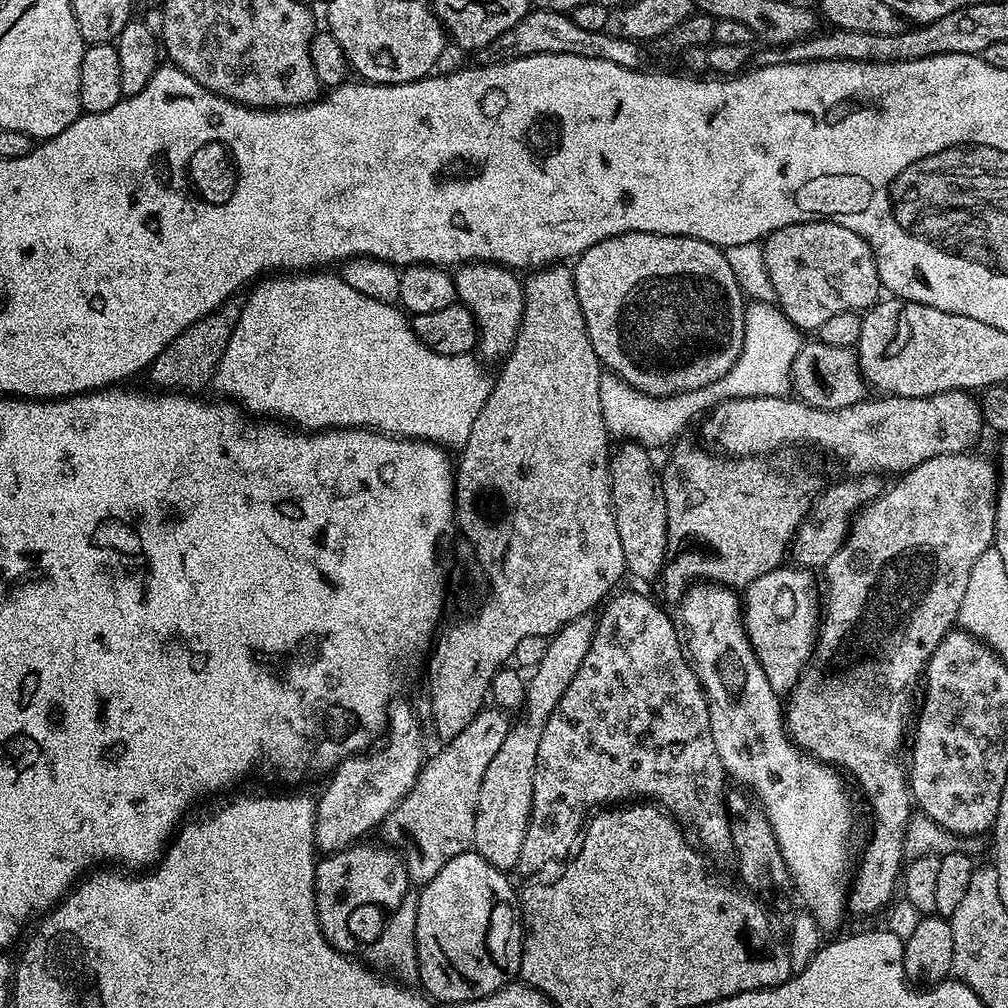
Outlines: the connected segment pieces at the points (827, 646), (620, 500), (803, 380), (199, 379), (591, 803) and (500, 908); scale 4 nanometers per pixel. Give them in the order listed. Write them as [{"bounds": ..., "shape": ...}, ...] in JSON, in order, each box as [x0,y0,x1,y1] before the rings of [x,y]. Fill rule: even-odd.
[{"bounds":[786,452,998,916],"shape":[[[951,452],[922,462],[903,473],[897,484],[889,483],[873,504],[856,513],[844,545],[822,569],[822,619],[816,649],[804,668],[812,684],[802,684],[802,688],[795,688],[786,696],[791,701],[786,706],[786,727],[796,746],[815,760],[852,775],[872,807],[872,837],[864,848],[864,857],[861,860],[859,857],[855,865],[848,890],[847,911],[851,915],[853,912],[856,916],[868,916],[879,908],[887,909],[893,899],[892,891],[895,888],[897,891],[904,831],[910,819],[908,807],[911,809],[914,801],[905,765],[904,768],[900,765],[896,755],[906,744],[904,727],[908,724],[912,691],[916,683],[917,688],[921,683],[938,642],[957,623],[974,562],[993,547],[996,539],[998,468],[993,461],[991,464],[972,455]],[[816,686],[820,686],[820,694],[814,690]]]},{"bounds":[609,441,668,582],"shape":[[[627,441],[619,446],[619,453],[613,453],[609,459],[609,476],[615,525],[618,526],[618,536],[622,541],[625,569],[630,576],[654,582],[663,573],[665,551],[668,548],[663,487],[650,464],[651,455],[643,445]]]},{"bounds":[791,342,866,412],"shape":[[[819,342],[805,343],[798,350],[792,367],[791,391],[811,408],[829,408],[831,412],[854,406],[866,396],[864,376],[855,351],[842,346],[826,346]]]},{"bounds":[146,298,244,394],"shape":[[[233,298],[228,300],[217,312],[202,317],[194,322],[158,358],[149,364],[146,377],[156,390],[171,390],[176,394],[200,394],[204,387],[213,383],[216,368],[220,364],[222,354],[226,350],[226,342],[230,342],[230,334],[234,334],[234,326],[238,322],[240,312],[244,308],[244,300]]]},{"bounds":[518,592,733,876],"shape":[[[640,592],[615,596],[603,605],[590,650],[582,658],[574,682],[566,686],[554,714],[550,714],[538,742],[530,822],[518,865],[518,872],[524,876],[567,861],[593,810],[633,798],[647,798],[671,813],[681,825],[692,824],[698,844],[700,839],[699,847],[709,857],[733,851],[732,822],[724,792],[726,773],[710,730],[708,698],[686,655],[681,633],[678,628],[676,633],[671,618],[650,597]]]},{"bounds":[416,850,524,1006],"shape":[[[469,850],[458,854],[458,858],[450,858],[429,884],[419,889],[416,896],[416,966],[419,987],[433,1001],[463,1006],[506,987],[519,973],[520,955],[524,949],[522,916],[514,903],[514,892],[512,896],[512,884],[508,879],[505,873],[490,866],[474,850]]]}]

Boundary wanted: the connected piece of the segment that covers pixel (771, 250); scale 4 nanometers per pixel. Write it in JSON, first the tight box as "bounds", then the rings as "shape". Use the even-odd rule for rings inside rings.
{"bounds":[763,220,881,330],"shape":[[[803,220],[800,224],[782,226],[763,241],[766,272],[774,286],[775,303],[785,318],[801,330],[819,330],[822,322],[830,322],[834,314],[860,312],[881,299],[878,266],[872,248],[854,230],[829,220]]]}

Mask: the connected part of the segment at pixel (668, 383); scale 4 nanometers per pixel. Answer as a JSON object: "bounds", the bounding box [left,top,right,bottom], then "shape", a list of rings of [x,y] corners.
{"bounds":[572,232,746,396],"shape":[[[627,232],[611,236],[586,250],[572,268],[574,286],[578,290],[578,306],[582,306],[582,318],[586,318],[586,330],[594,346],[594,354],[611,375],[625,380],[631,388],[637,388],[646,396],[677,396],[679,392],[693,392],[707,384],[718,382],[732,369],[744,341],[744,309],[746,297],[739,288],[734,272],[727,262],[725,249],[710,242],[702,242],[689,236],[659,236],[653,232]]]}

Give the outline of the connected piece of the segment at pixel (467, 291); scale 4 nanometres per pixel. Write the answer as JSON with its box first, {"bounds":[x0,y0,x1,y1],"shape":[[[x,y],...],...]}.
{"bounds":[455,262,524,361],"shape":[[[477,262],[455,269],[456,295],[459,303],[468,308],[476,319],[478,352],[488,360],[499,361],[512,350],[524,313],[524,285],[515,271],[498,264]]]}

